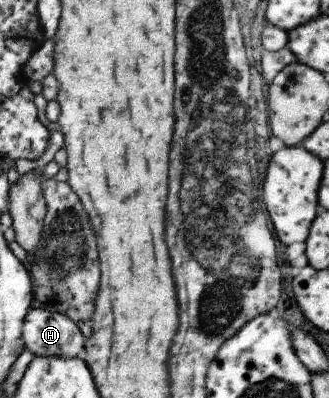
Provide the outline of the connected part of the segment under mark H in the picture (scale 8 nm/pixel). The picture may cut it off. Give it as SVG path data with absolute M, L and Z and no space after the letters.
M40 307L32 309L27 315L27 323L24 326L24 341L26 349L37 356L62 356L63 358L83 359L86 349L86 337L80 331L80 327L73 319L60 313L52 313L50 309Z

